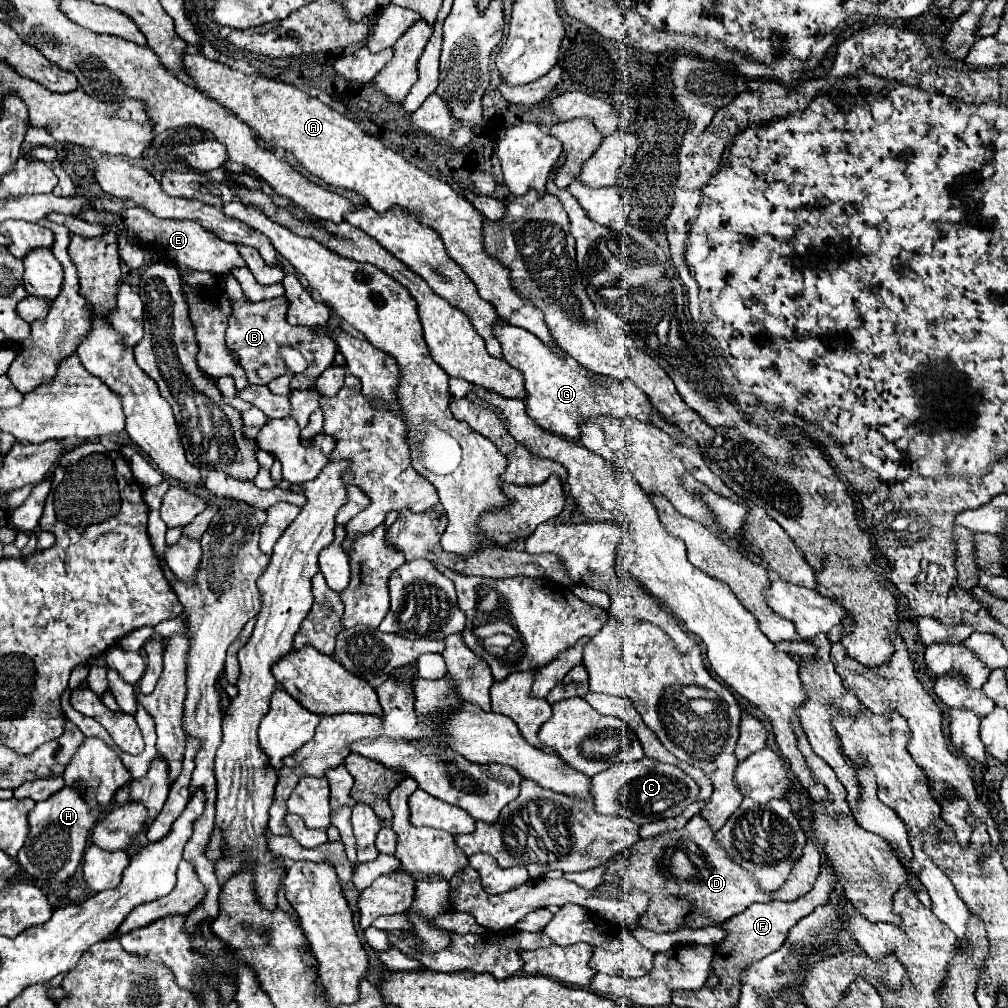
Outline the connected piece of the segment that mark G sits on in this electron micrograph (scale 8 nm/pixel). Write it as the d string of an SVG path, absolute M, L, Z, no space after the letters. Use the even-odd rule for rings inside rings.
M503 322L493 324L493 334L501 344L503 360L523 372L525 388L529 392L525 410L543 430L563 434L567 438L579 438L579 422L599 414L613 414L619 418L633 416L643 422L651 422L651 402L631 382L615 386L609 377L596 374L579 364L574 358L555 348L545 346L535 334L525 328L509 326ZM599 383L611 383L599 384Z

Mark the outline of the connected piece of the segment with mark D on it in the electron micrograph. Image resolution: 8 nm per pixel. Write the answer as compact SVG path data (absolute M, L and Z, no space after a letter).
M693 816L687 826L671 832L663 832L655 838L649 840L639 840L637 844L631 846L631 856L621 858L617 864L607 868L605 872L605 882L615 882L615 884L631 884L641 892L647 892L651 898L647 914L639 920L640 927L651 928L655 932L669 932L679 926L689 926L689 928L703 928L713 922L725 922L731 916L743 912L749 908L749 904L755 902L771 902L773 894L759 890L759 884L755 884L755 878L747 874L747 870L739 868L727 852L723 852L723 846L715 840L715 830L703 820L703 816Z

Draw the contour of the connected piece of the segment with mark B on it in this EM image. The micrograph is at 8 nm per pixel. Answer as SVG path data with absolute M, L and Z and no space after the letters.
M223 276L223 288L227 290L229 298L233 300L233 318L229 320L227 326L227 348L233 350L241 362L241 366L247 372L249 384L259 386L259 384L269 384L277 376L277 348L279 346L291 346L297 348L305 360L307 360L307 370L303 374L295 374L291 378L291 390L305 390L313 386L313 380L333 364L333 356L337 352L337 344L333 336L321 328L321 326L291 326L285 320L287 312L287 298L271 298L271 300L261 300L261 302L247 302L243 300L239 284L233 280L233 276Z

